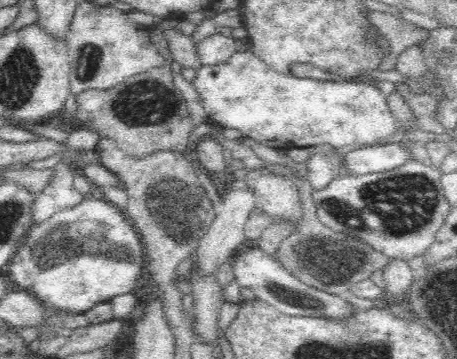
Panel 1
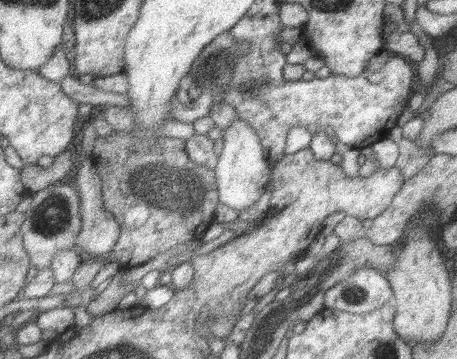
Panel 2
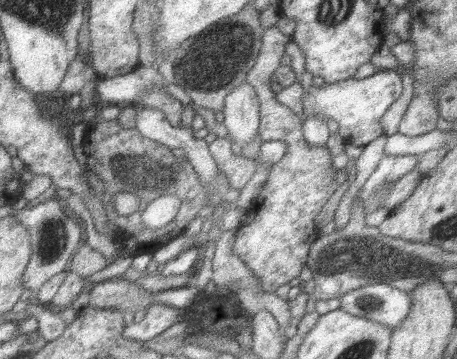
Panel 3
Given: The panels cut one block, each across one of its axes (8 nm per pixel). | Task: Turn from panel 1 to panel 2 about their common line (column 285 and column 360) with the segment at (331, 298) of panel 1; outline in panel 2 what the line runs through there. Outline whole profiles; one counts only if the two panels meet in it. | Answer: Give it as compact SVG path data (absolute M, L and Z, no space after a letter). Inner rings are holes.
M363 266L337 282L327 292L325 302L325 306L335 312L367 314L387 302L393 302L393 288L379 270Z

